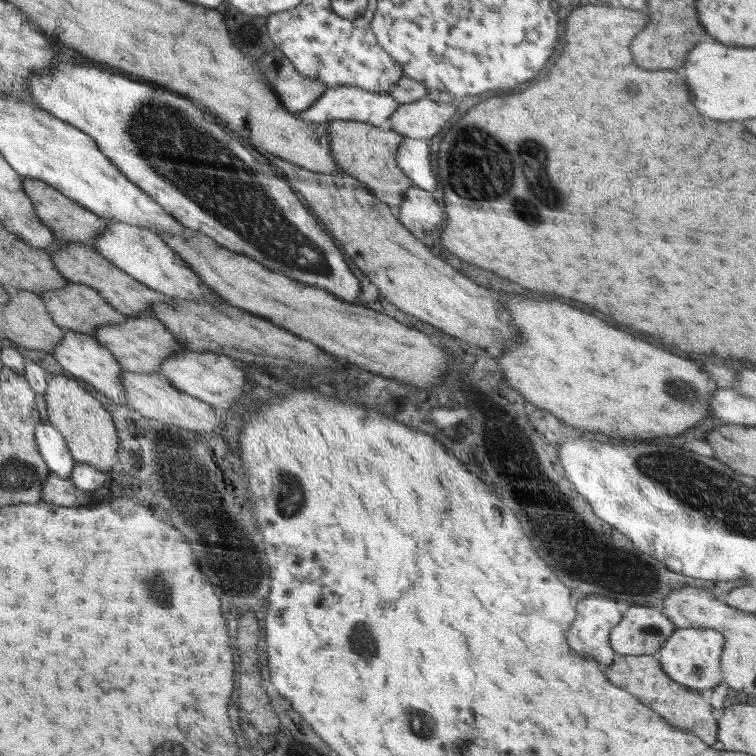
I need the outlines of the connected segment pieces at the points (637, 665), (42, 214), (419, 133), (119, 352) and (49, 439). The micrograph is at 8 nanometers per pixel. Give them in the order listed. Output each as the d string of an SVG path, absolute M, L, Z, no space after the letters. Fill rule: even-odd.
M620 655L614 658L610 666L604 668L604 674L608 680L623 688L626 692L633 694L642 704L649 706L660 712L664 716L667 723L670 723L674 728L686 730L694 736L701 738L706 744L712 746L717 741L717 714L710 703L702 699L700 692L694 689L685 687L683 684L672 680L662 669L660 661L656 655Z
M23 177L23 188L31 199L32 206L36 210L36 216L51 229L59 240L93 246L96 235L106 229L106 219L100 218L92 211L80 206L71 197L64 196L64 193L61 193L59 189L55 189L43 180Z
M428 96L419 98L416 102L400 105L381 127L396 131L408 139L432 138L458 110L459 104L454 102L459 100L446 104L435 102Z
M153 316L125 317L124 323L105 323L98 327L94 338L106 348L122 370L132 372L158 373L162 360L172 353L185 352L186 348L178 345L169 330Z
M41 422L35 431L36 444L44 463L48 465L51 473L62 479L69 479L78 462L68 448L66 438L52 423Z

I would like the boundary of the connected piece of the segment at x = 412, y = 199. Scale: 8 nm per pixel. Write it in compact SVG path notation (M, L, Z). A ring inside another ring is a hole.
M414 186L405 192L399 213L400 223L421 240L444 220L444 212L432 194Z

